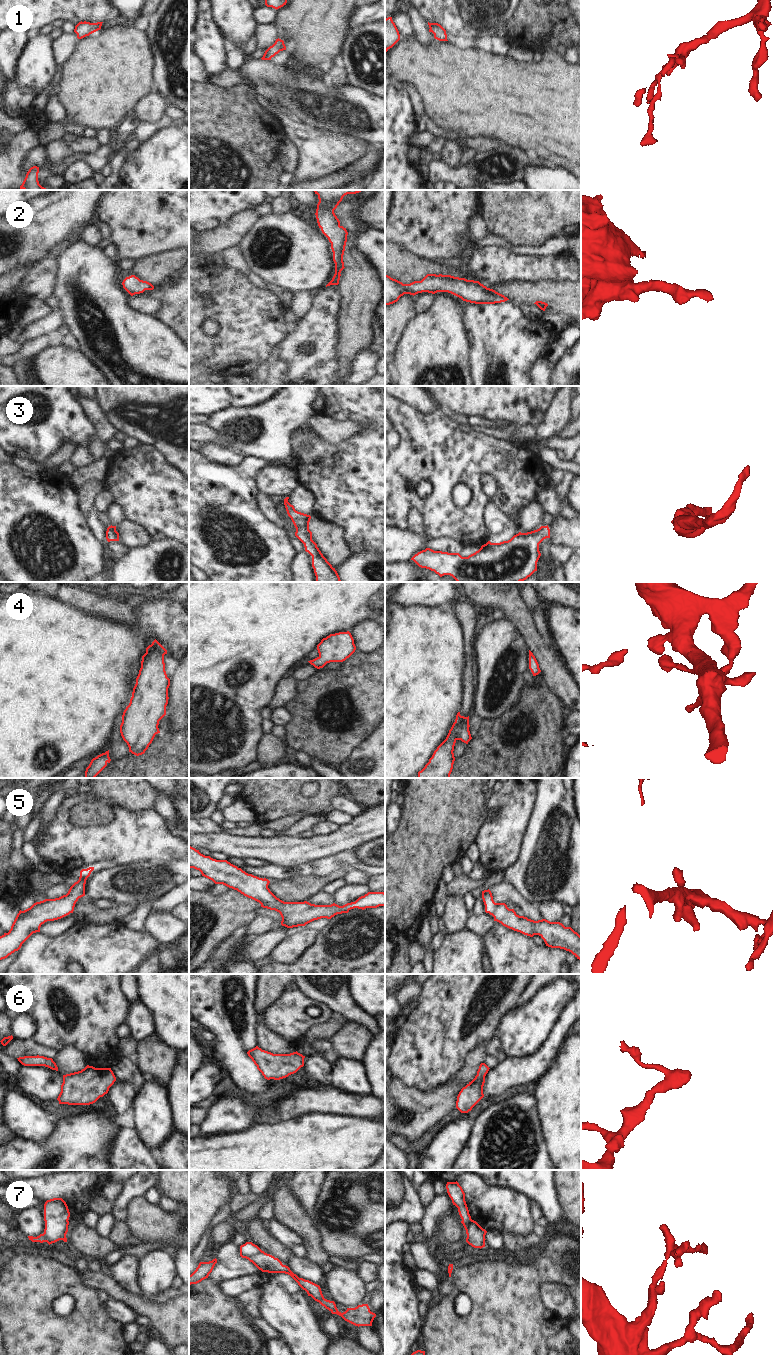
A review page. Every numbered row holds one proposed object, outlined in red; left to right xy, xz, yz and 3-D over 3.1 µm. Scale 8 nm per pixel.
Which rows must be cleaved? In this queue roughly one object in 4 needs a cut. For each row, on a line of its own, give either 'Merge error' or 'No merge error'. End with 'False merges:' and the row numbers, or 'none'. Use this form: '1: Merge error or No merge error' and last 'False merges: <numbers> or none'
1: No merge error
2: No merge error
3: No merge error
4: No merge error
5: No merge error
6: No merge error
7: Merge error
False merges: 7.

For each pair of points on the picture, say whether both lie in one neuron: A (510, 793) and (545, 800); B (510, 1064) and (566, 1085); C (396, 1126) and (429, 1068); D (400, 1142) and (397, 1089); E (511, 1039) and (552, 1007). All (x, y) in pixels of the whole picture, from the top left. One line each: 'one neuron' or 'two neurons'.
A: two neurons
B: two neurons
C: two neurons
D: two neurons
E: one neuron

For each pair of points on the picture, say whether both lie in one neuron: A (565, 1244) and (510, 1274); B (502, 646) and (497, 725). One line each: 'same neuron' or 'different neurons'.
A: same neuron
B: different neurons

